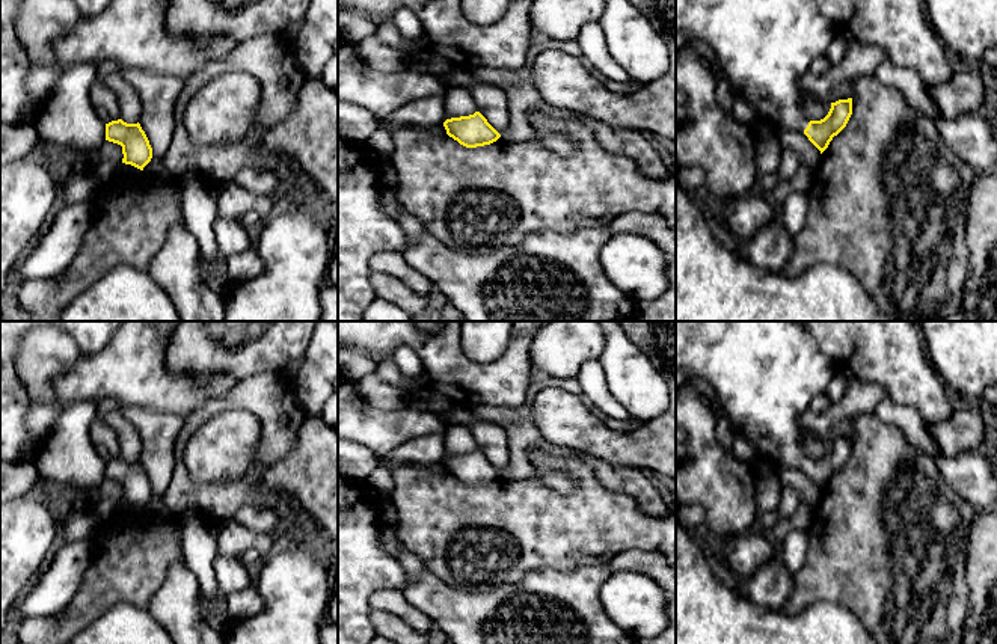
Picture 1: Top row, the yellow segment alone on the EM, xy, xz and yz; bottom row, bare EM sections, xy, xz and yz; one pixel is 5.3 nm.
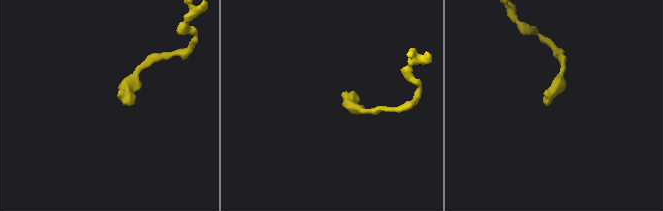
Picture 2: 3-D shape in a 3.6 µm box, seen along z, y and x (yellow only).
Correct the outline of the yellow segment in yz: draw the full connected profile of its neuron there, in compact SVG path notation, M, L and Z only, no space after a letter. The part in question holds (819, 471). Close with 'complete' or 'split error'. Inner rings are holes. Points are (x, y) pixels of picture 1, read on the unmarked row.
M676 321L676 394L682 388L692 386L694 377L707 380L715 391L712 409L721 409L735 436L744 436L754 445L757 458L765 468L802 469L821 492L846 465L852 452L852 436L831 440L824 457L810 458L799 443L799 421L810 410L811 401L827 392L836 368L816 345L811 332L796 321Z; split error

